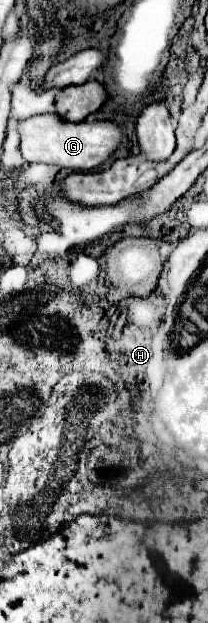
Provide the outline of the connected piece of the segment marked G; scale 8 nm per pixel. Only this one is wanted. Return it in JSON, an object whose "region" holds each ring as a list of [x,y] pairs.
{"region":[[[57,113],[35,115],[19,123],[21,135],[21,153],[25,161],[51,163],[59,167],[67,167],[73,171],[91,171],[105,161],[123,145],[125,135],[123,129],[115,121],[81,121],[71,123]]]}

